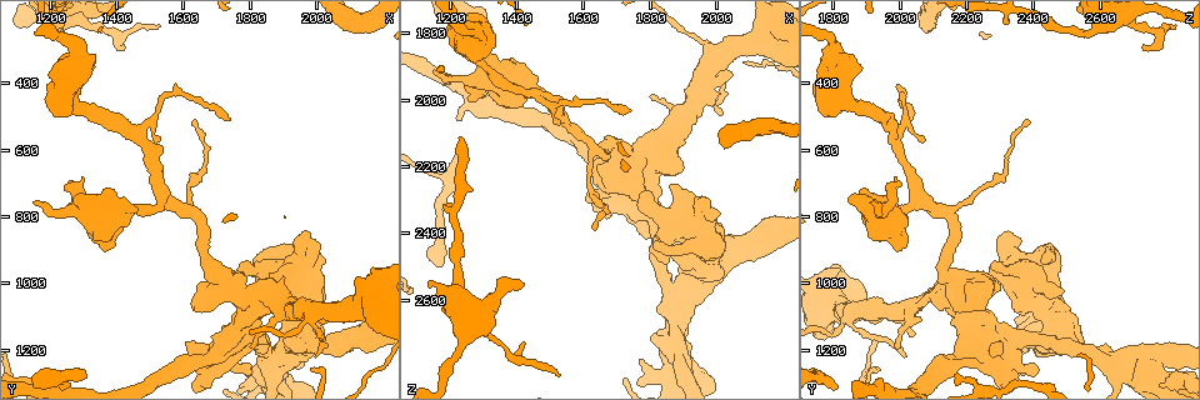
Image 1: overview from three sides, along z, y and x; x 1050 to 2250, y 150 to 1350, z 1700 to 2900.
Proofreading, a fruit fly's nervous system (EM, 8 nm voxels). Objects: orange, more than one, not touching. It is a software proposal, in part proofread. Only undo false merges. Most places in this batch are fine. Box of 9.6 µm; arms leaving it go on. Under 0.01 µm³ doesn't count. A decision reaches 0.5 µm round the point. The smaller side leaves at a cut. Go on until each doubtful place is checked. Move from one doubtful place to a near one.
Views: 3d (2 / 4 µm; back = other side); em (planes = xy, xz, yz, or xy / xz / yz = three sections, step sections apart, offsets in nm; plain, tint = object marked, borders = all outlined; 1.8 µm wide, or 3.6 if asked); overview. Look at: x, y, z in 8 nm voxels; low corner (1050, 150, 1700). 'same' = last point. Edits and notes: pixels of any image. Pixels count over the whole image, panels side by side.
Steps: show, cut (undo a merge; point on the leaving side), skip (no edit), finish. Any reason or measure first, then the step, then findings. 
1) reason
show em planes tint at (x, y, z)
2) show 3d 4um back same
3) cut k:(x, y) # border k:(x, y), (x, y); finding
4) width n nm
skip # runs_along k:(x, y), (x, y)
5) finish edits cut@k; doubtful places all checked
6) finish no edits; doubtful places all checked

sharp bend
show 3d 4um back at (1860, 1210, 2550)

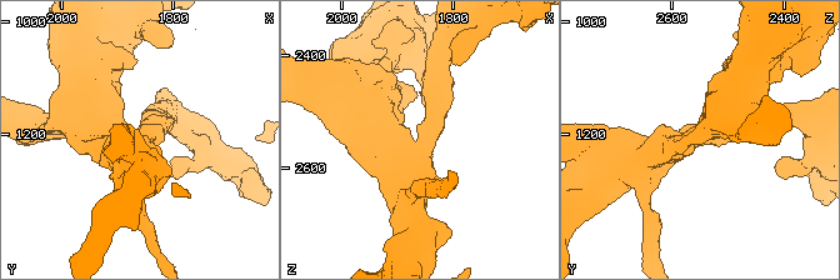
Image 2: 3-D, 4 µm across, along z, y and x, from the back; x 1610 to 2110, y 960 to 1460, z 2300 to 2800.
show em planes tint same

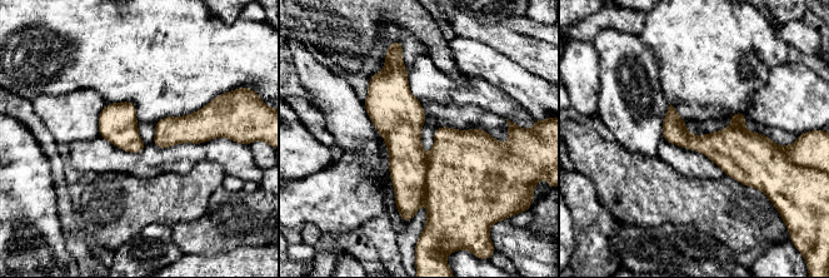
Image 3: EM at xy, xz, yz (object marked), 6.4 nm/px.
cut 3:(464, 180) # border 3:(428, 157), (424, 198); two neurons meet here

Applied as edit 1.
four-way junction
show em planes plain at (2000, 1090, 1860)

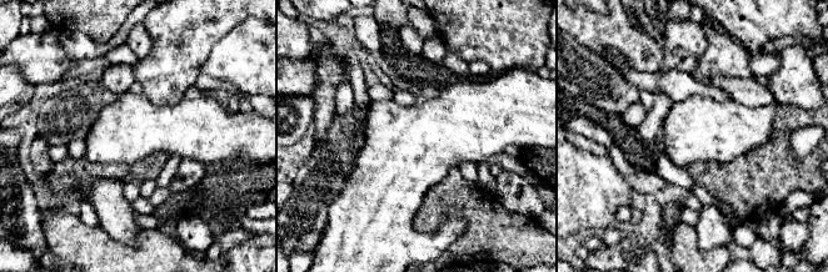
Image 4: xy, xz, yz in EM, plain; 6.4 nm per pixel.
show em planes tint same

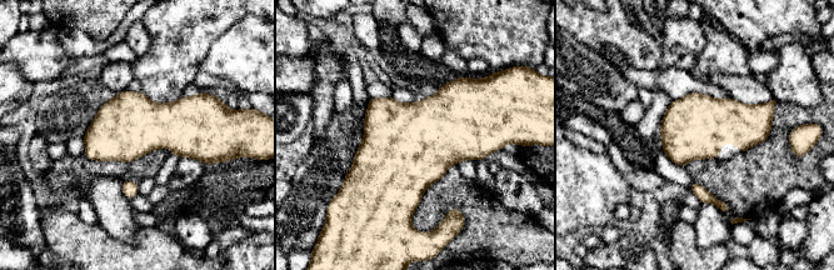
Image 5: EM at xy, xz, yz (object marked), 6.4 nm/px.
skip # all the same neuron

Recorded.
sudden change in width
show em yz step 4 plain at (1870, 1280, 2650)

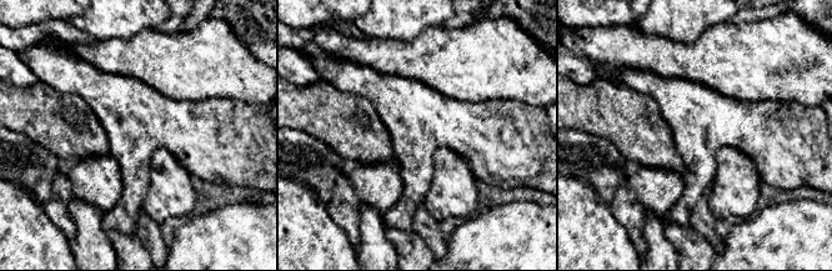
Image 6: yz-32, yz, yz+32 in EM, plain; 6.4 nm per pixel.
show em yz step 4 borders same

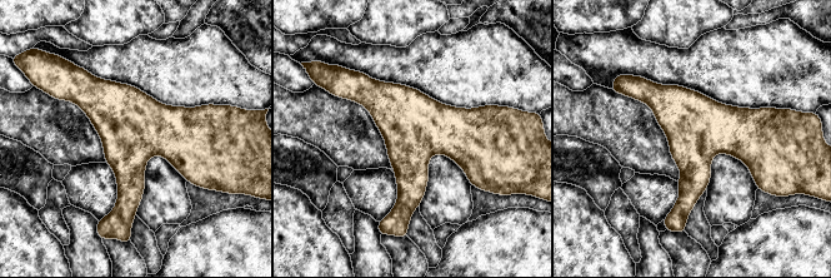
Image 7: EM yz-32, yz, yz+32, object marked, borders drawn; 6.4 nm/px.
skip # continuous, no second neuron

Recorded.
finish edits cut@3; doubtful places all checked

